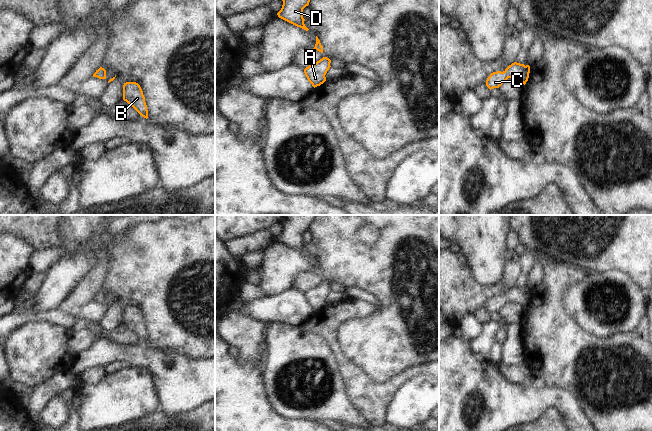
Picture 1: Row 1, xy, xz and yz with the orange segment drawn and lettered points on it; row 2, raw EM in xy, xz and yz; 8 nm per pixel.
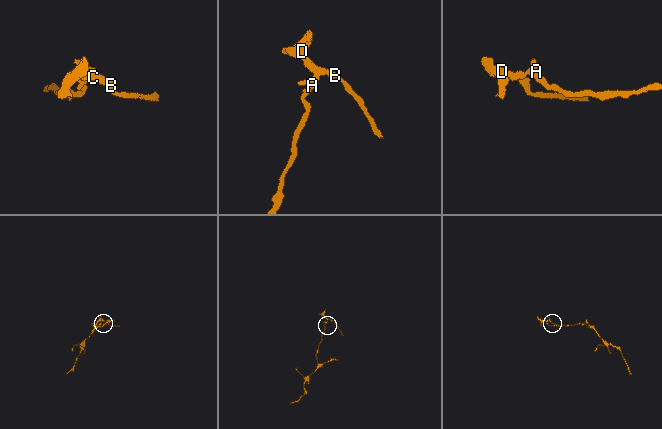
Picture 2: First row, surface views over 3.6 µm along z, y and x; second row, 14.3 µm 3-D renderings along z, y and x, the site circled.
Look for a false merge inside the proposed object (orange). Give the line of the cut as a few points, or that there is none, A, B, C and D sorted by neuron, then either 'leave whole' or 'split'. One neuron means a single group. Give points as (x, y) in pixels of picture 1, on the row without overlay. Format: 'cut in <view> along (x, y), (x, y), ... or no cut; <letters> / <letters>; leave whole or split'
no cut; A B C D; leave whole

